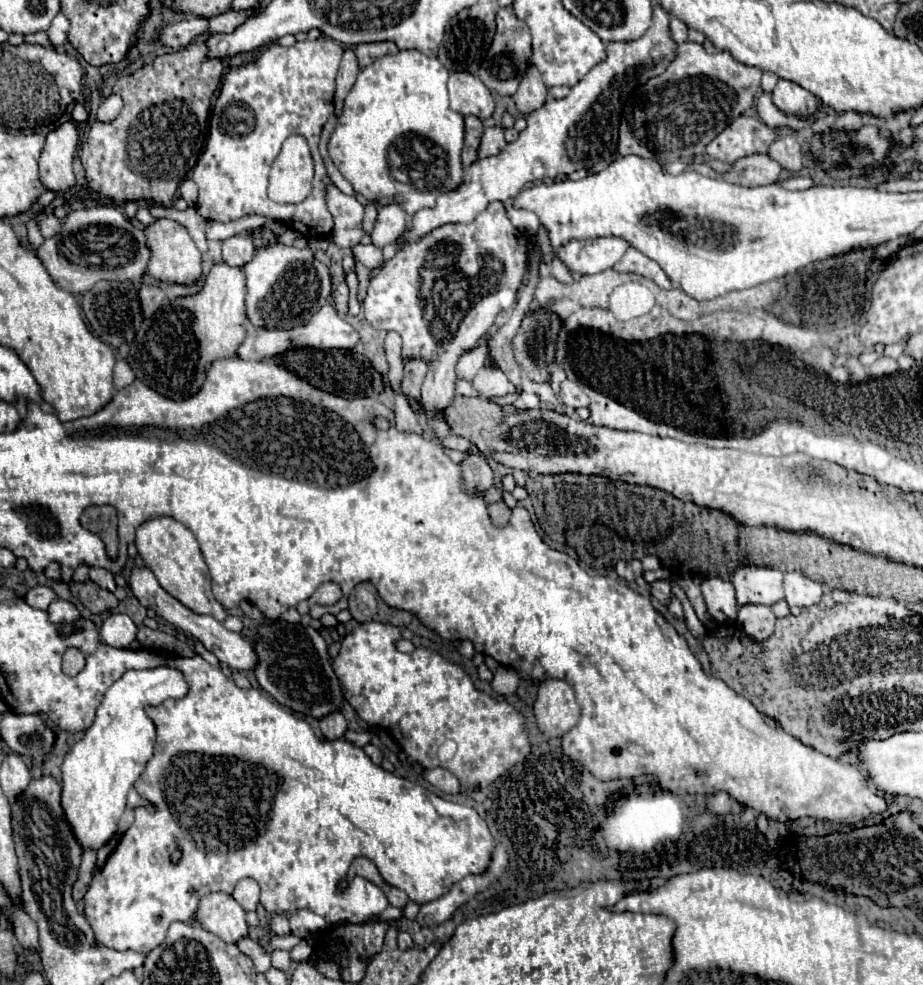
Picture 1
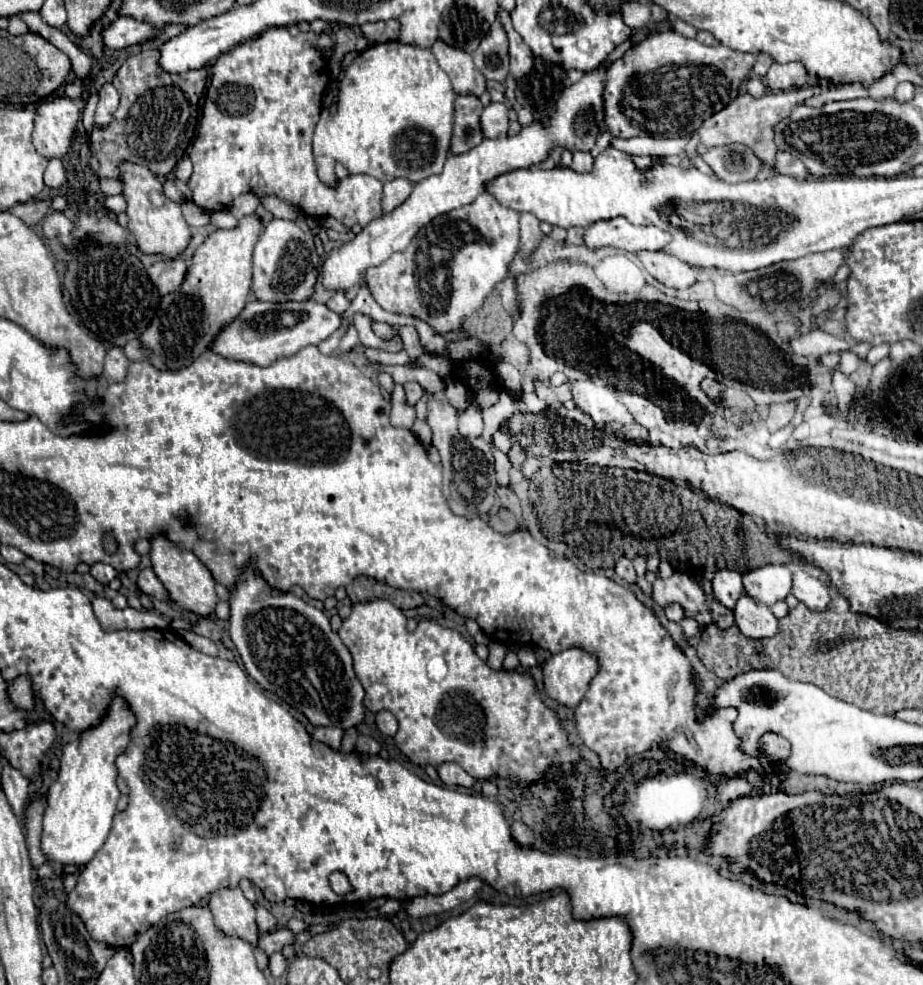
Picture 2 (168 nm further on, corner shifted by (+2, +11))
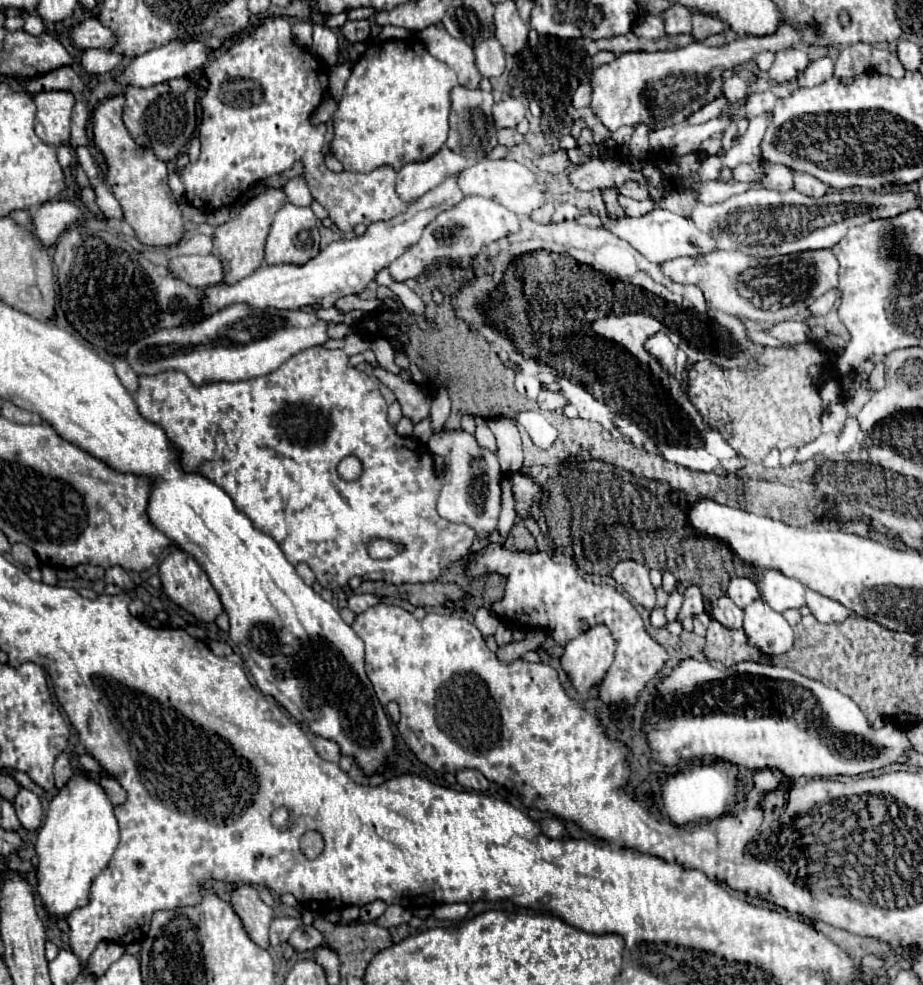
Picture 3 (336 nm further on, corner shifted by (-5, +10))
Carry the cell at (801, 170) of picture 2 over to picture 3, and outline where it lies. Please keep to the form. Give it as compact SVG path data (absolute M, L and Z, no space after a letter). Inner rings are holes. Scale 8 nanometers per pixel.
M793 172L793 182L795 182L795 188L803 194L809 194L813 198L819 198L821 194L827 194L829 192L829 186L823 184L821 180L817 180L815 176L811 174L805 174L805 172Z

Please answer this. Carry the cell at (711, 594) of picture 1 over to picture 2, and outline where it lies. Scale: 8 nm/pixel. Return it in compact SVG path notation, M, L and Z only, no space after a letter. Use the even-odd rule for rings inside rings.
M722 569L716 573L714 581L712 581L712 589L714 589L714 597L726 605L728 609L734 609L738 597L744 593L744 585L742 585L742 575L738 571L730 571L730 569Z

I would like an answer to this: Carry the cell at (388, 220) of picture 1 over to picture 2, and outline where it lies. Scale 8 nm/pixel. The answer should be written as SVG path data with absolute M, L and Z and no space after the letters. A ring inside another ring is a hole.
M398 177L398 179L384 183L384 197L382 197L384 213L390 213L398 205L402 205L404 199L412 193L412 189L414 189L414 183L406 181L404 177Z

